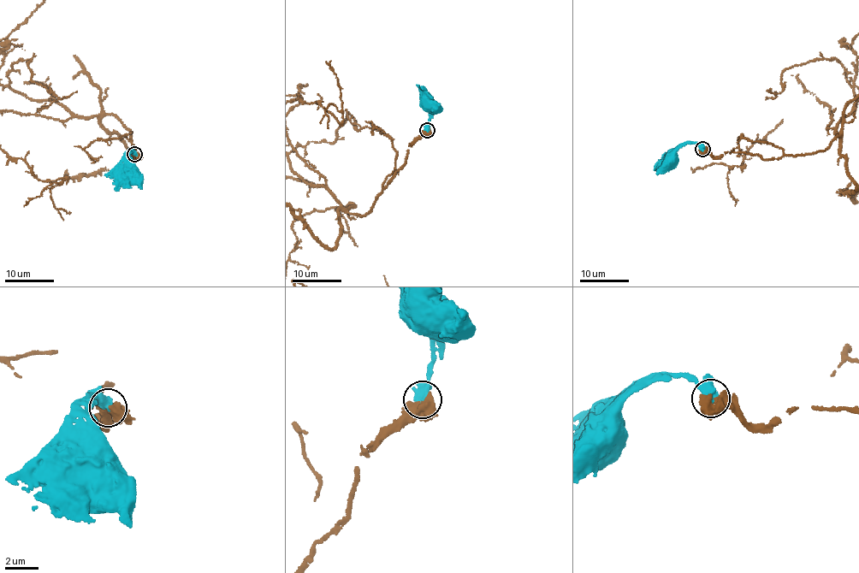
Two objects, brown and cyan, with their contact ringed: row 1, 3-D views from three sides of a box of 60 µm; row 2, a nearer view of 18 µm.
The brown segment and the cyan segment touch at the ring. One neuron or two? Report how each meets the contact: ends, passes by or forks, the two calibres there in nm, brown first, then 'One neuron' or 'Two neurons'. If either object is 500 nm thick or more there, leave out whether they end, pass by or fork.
Thickness 550 nm (brown) against 420 nm. Two neurons

